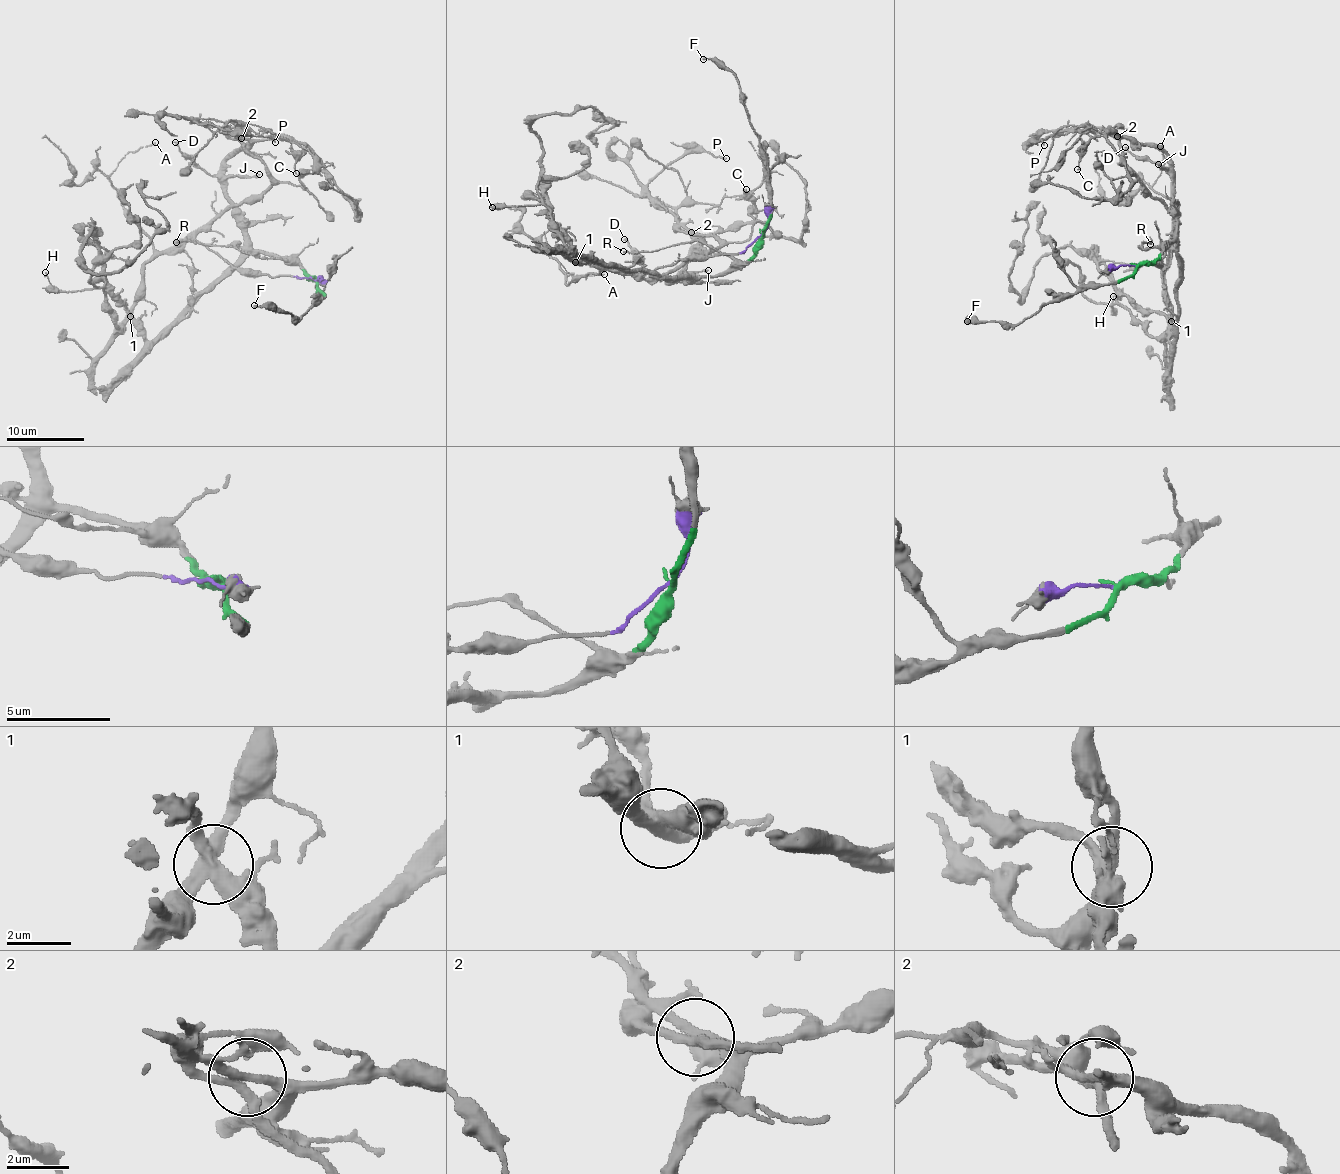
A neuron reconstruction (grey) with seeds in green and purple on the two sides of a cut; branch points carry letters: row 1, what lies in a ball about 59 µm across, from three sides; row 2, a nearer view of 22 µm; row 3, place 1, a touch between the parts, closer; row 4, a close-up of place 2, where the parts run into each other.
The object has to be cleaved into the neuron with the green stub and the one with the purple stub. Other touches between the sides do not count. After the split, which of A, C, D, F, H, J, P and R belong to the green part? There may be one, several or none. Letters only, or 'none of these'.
C, D, F, J, P, R

